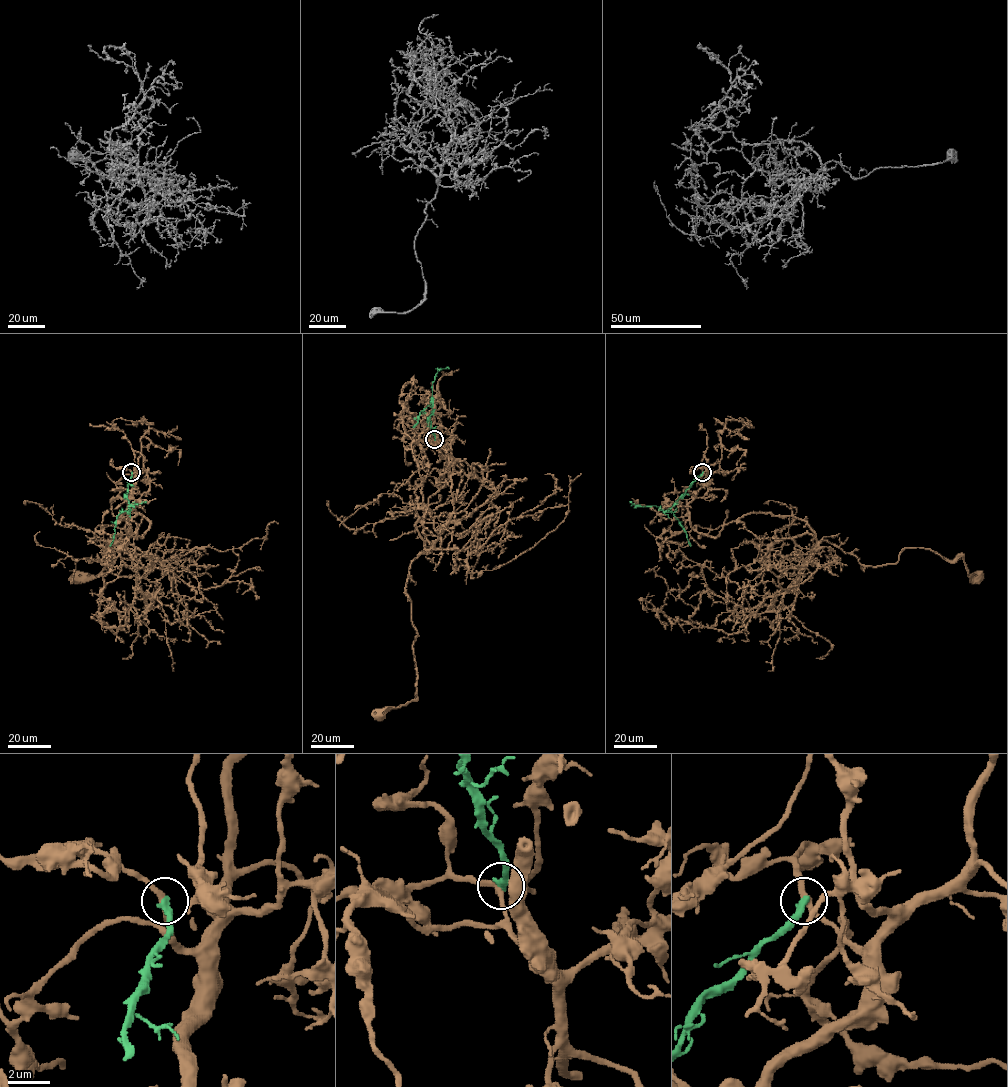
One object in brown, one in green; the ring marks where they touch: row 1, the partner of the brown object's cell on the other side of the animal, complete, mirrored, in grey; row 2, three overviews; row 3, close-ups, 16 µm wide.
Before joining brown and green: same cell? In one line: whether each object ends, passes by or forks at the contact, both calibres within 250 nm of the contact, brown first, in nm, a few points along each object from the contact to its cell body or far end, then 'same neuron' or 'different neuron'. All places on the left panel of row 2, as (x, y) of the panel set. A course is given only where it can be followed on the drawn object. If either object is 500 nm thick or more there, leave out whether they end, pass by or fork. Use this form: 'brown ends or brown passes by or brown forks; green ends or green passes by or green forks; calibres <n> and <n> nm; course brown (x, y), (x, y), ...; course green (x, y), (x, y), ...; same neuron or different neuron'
brown passes by; green ends; calibres 260 and 360 nm; course brown (131, 472), (125, 529), (148, 528), (120, 515), (113, 564), (110, 547), (78, 576); course green (131, 472), (126, 496), (129, 507), (117, 516), (109, 546); different neuron

